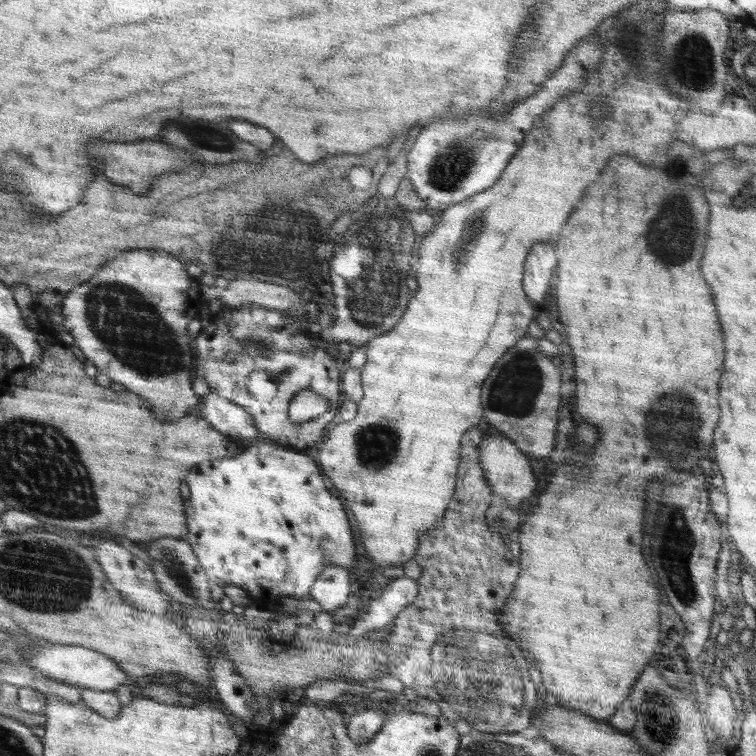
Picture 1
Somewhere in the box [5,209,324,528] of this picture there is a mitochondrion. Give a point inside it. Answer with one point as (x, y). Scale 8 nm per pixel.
(132, 329)

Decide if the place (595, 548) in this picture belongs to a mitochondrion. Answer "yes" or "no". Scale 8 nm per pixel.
no

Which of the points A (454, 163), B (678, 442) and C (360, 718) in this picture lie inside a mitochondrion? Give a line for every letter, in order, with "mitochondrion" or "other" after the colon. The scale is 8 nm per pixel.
A: mitochondrion
B: mitochondrion
C: other

